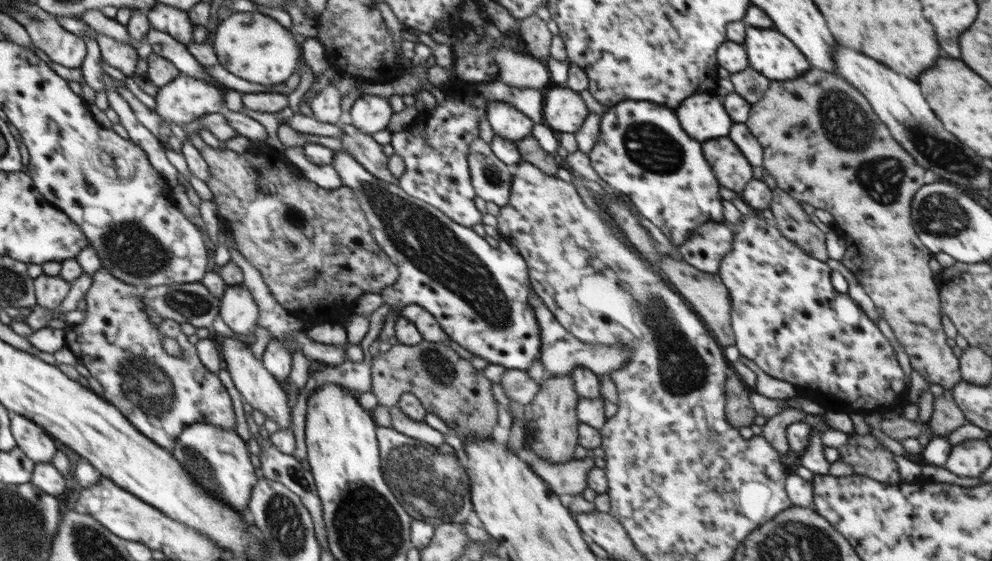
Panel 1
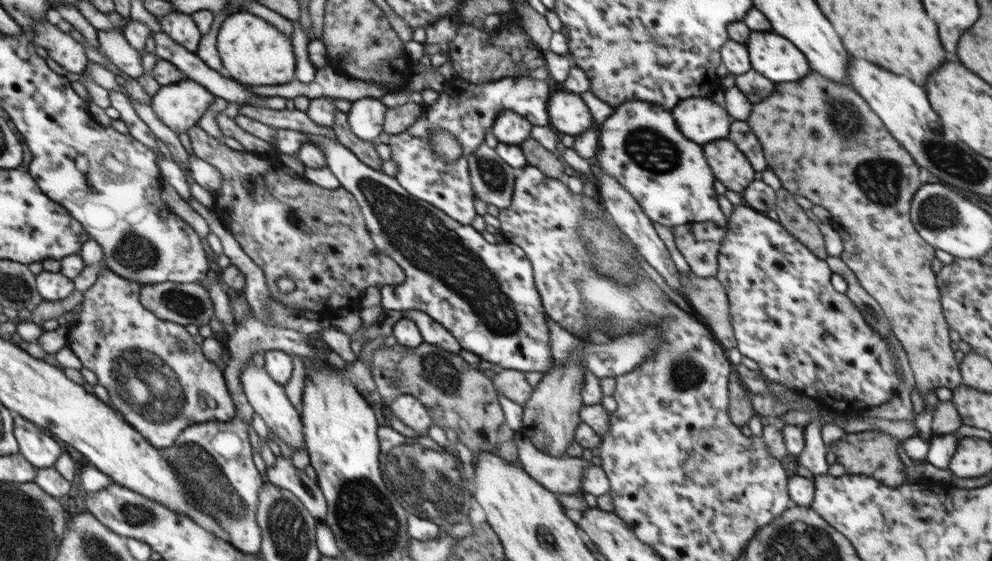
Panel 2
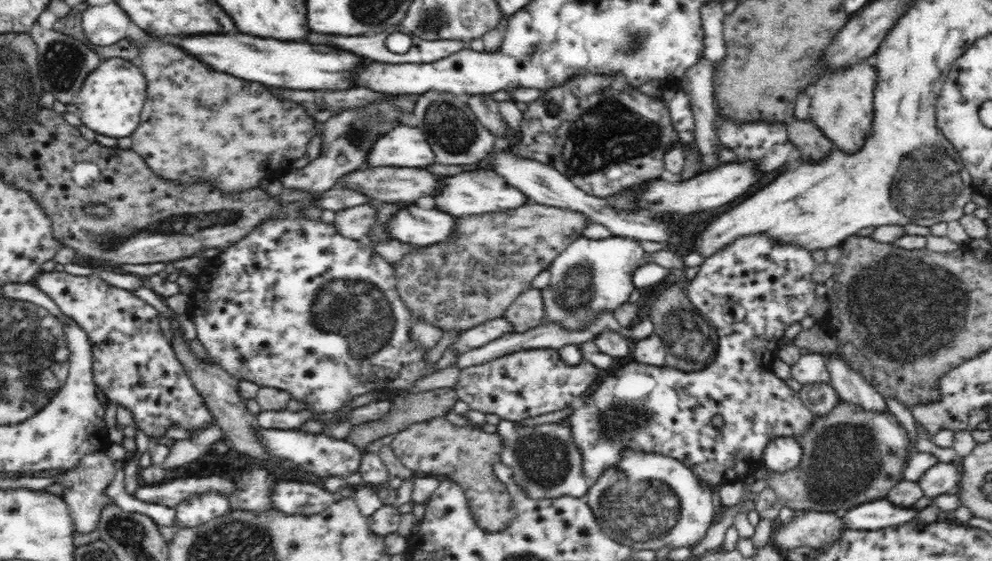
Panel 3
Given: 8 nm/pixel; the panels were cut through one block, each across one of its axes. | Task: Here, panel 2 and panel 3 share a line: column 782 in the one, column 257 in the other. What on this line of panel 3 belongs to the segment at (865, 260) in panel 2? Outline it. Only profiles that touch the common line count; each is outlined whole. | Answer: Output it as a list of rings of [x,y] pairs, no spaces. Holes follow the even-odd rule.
[[[141,39],[137,42],[138,54],[140,60],[135,60],[137,66],[142,70],[142,75],[146,78],[146,101],[140,117],[138,129],[130,136],[132,138],[131,150],[138,153],[144,162],[157,174],[160,178],[166,179],[167,182],[178,185],[178,182],[183,184],[196,184],[200,180],[209,180],[213,182],[223,194],[232,194],[232,192],[242,192],[242,190],[250,190],[257,188],[260,180],[264,178],[279,179],[288,170],[291,165],[300,160],[302,156],[306,156],[308,143],[312,140],[314,128],[316,128],[317,120],[313,118],[300,104],[292,100],[281,100],[273,94],[270,88],[258,82],[246,81],[240,78],[231,76],[218,70],[212,70],[204,63],[198,61],[196,57],[186,53],[182,46],[174,45],[174,42],[160,42],[154,39]]]

